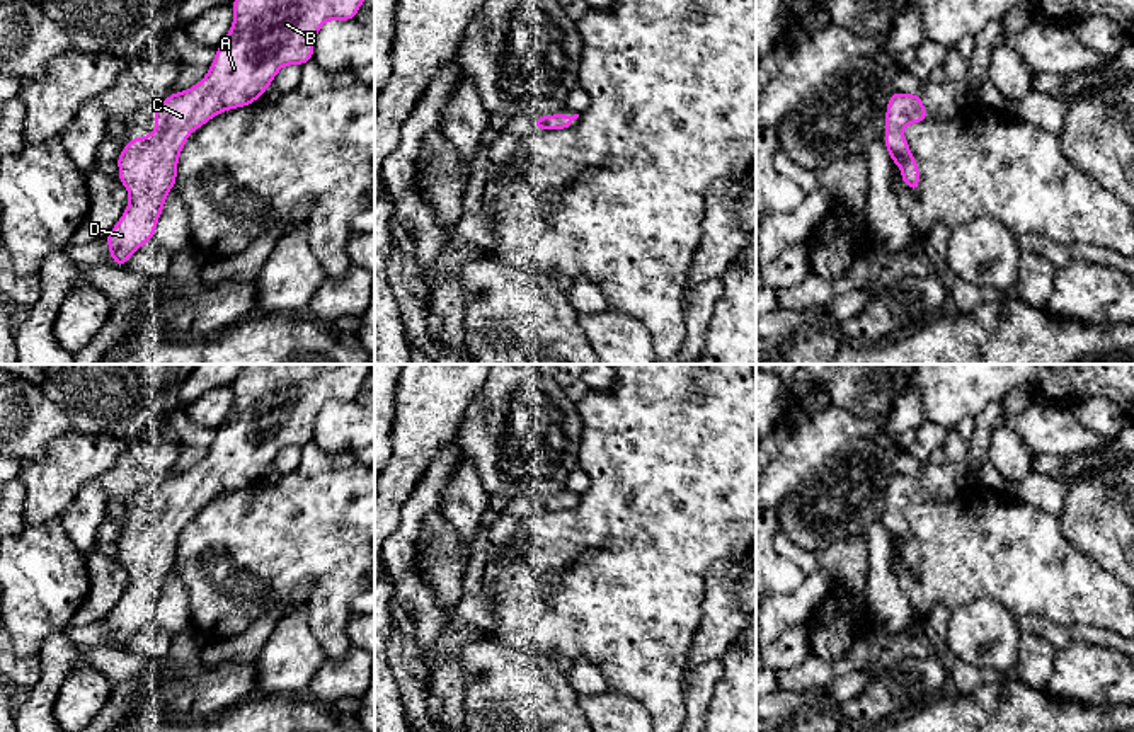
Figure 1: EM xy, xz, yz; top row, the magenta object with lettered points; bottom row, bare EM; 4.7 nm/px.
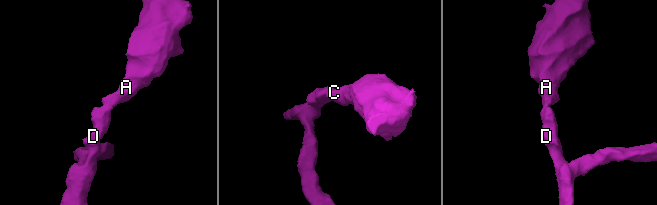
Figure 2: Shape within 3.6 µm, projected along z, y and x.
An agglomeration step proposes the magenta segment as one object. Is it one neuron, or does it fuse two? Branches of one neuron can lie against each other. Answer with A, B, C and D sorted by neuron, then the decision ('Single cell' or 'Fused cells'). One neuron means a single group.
Groups: A B C D. Single cell

